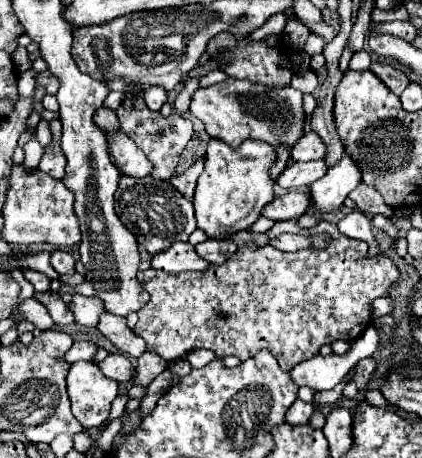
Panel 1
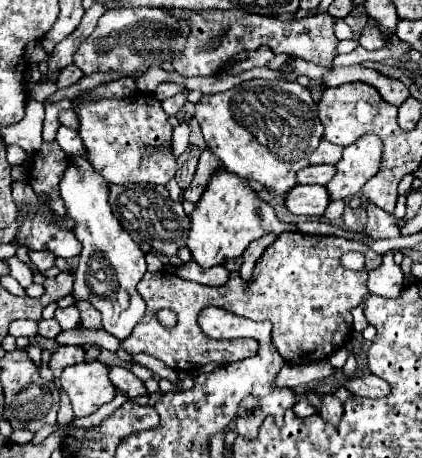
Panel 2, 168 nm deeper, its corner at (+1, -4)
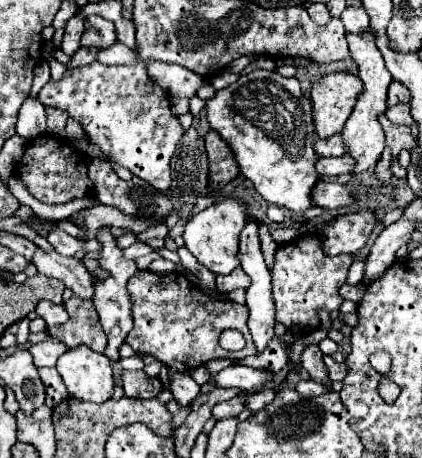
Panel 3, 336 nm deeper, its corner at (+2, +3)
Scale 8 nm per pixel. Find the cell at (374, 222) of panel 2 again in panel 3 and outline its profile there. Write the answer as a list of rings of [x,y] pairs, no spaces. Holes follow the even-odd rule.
[[[358,211],[336,217],[336,221],[322,231],[318,231],[322,239],[322,249],[328,257],[340,255],[340,253],[356,253],[366,245],[368,235],[376,227],[378,219],[372,211]]]

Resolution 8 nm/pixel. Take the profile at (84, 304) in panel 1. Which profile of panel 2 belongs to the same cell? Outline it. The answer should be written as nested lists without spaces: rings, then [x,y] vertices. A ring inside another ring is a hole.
[[[69,306],[69,308],[57,308],[55,310],[55,318],[59,320],[61,328],[63,330],[71,330],[71,328],[77,328],[79,322],[81,322],[81,316],[79,316],[79,308]]]

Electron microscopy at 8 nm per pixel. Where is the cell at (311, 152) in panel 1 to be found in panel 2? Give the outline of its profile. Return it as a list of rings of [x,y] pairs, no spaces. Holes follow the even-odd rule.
[[[321,140],[315,152],[311,152],[309,164],[337,164],[341,160],[341,152],[343,152],[343,146],[335,146],[327,140]]]

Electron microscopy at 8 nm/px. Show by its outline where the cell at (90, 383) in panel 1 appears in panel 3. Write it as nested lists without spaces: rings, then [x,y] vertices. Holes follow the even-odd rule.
[[[84,345],[74,347],[60,355],[56,369],[72,397],[92,403],[104,403],[112,397],[112,365],[106,355]]]

